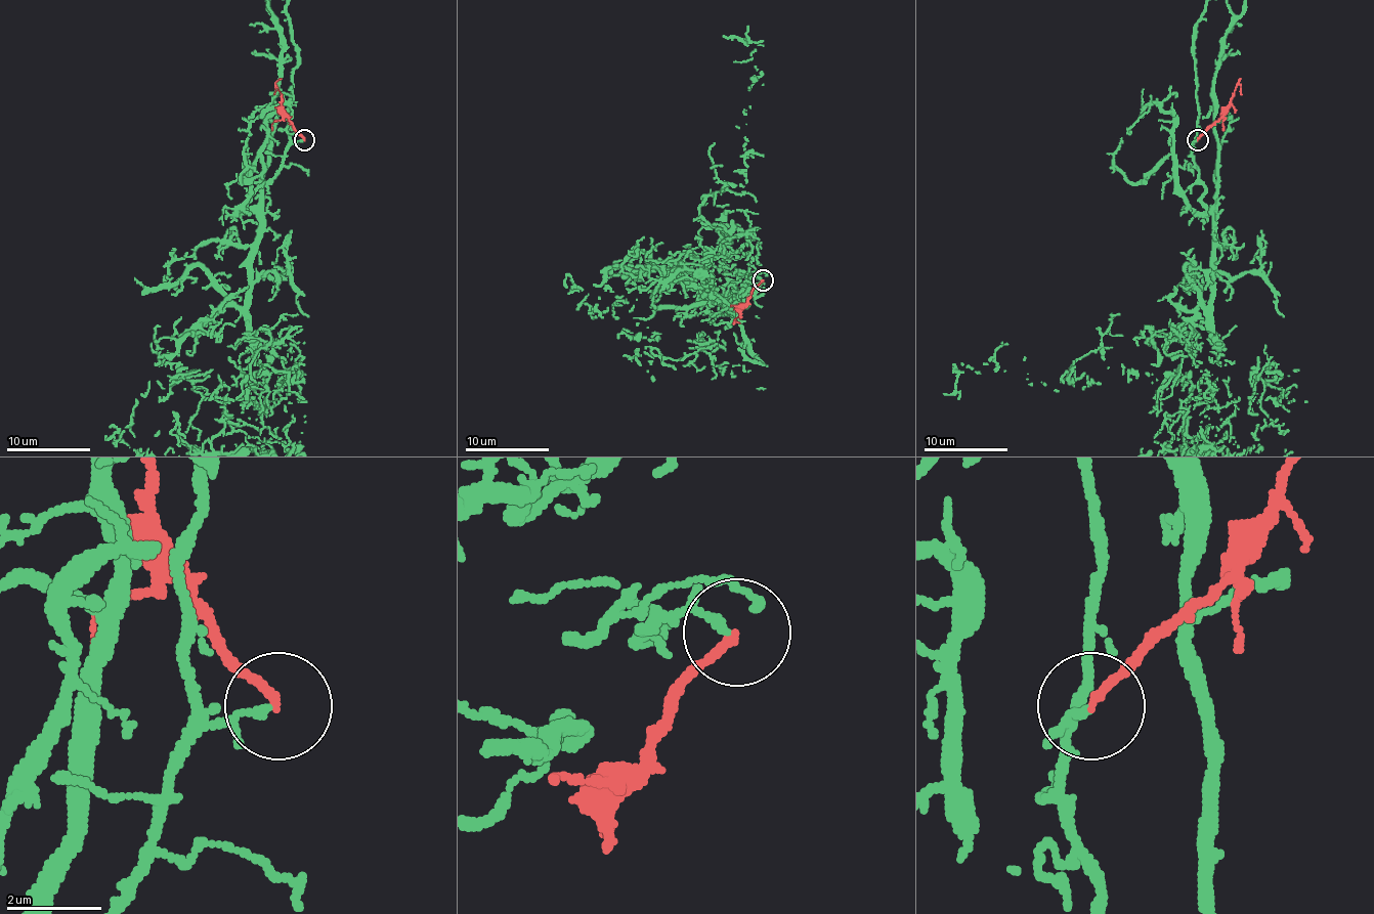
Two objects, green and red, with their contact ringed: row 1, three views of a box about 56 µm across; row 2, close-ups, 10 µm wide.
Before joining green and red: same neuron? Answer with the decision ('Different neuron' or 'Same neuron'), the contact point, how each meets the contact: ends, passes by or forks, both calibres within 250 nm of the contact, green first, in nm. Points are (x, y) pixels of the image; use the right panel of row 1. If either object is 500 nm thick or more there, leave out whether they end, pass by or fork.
Different neuron. Place: (1197, 139). At the ring green ends. At the ring red ends. Thickness 160 nm (green) against 190 nm

